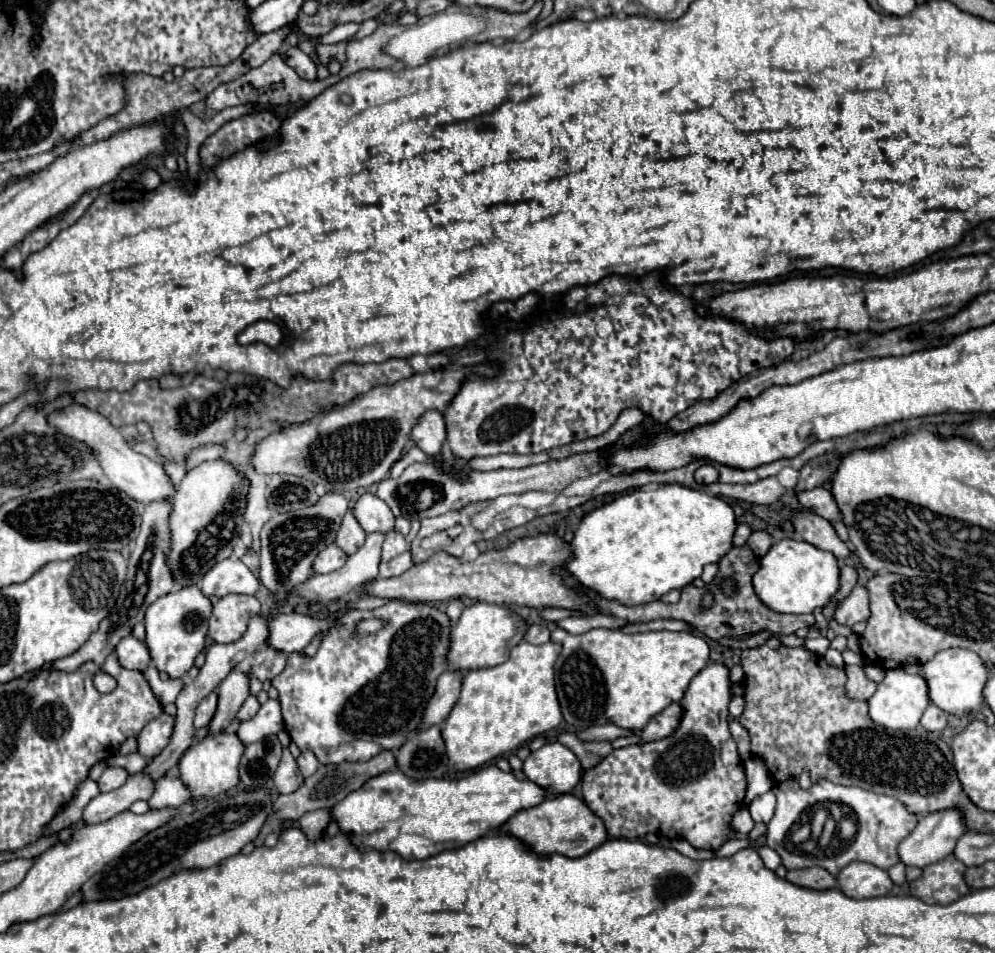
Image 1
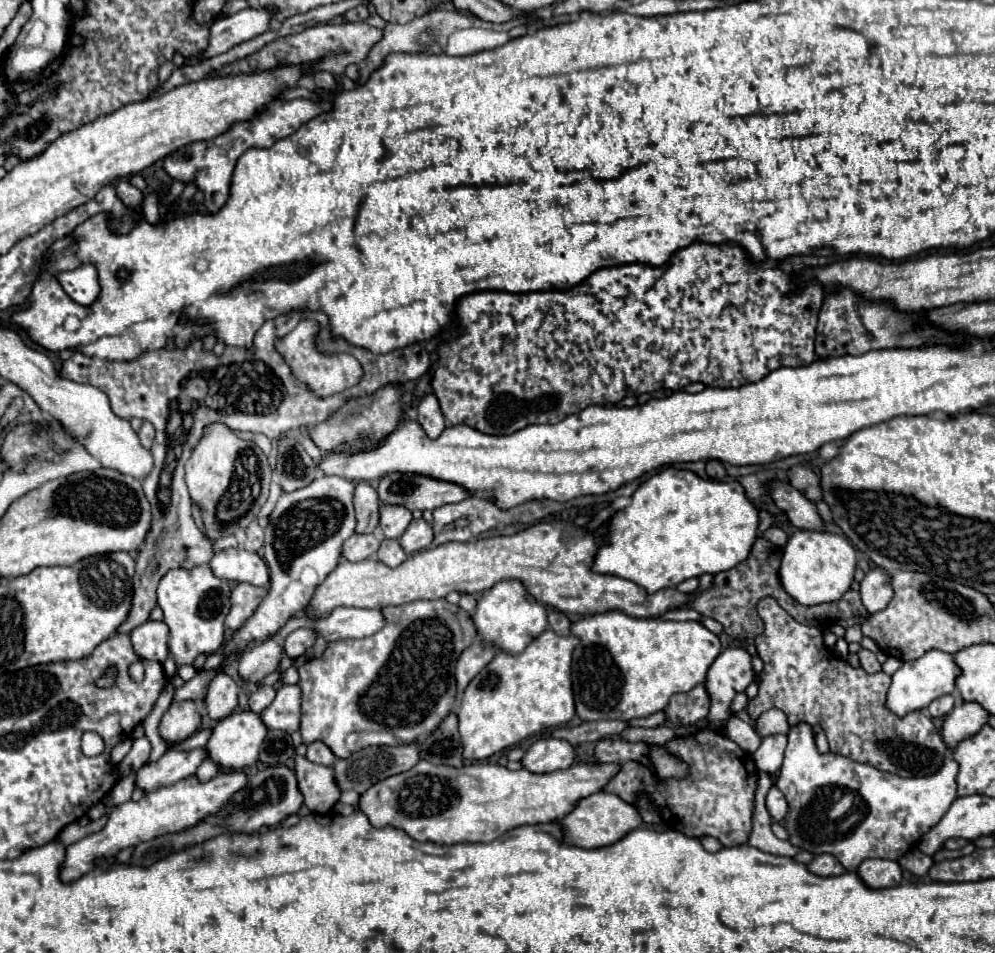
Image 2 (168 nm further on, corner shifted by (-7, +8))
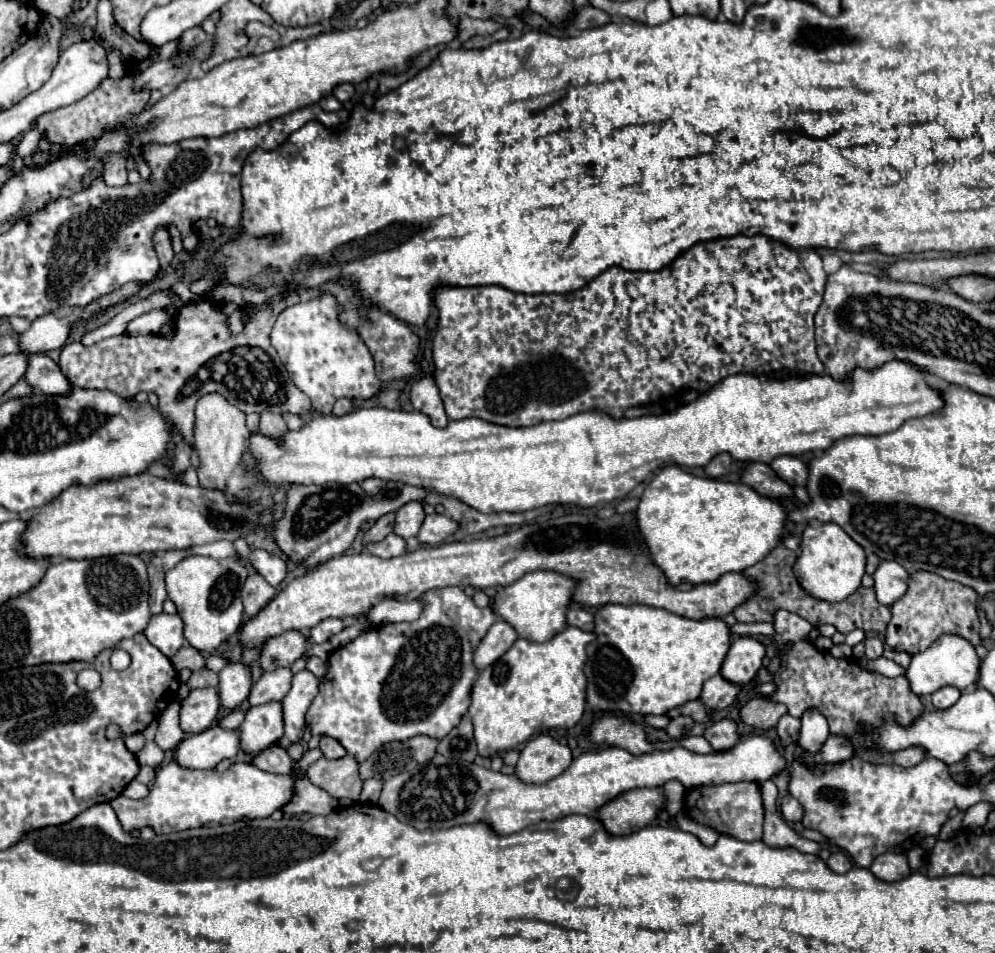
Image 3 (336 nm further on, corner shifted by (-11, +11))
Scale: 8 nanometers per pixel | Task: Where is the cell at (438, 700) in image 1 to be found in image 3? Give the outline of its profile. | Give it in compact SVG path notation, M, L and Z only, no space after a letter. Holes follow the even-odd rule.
M497 619L491 629L487 631L487 635L481 639L479 647L475 649L473 655L473 663L477 667L477 671L483 671L487 665L491 665L493 661L497 661L517 639L517 633L511 625L507 625L505 621Z

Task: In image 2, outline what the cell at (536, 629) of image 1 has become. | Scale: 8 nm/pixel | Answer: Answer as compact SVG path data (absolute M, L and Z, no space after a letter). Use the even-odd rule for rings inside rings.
M553 610L553 612L549 614L549 628L551 628L553 632L557 632L559 636L569 636L569 634L571 634L571 620L569 620L563 612Z

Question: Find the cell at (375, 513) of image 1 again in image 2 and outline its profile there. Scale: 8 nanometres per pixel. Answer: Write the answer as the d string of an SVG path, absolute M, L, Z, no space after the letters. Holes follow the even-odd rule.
M381 506L379 508L381 514L381 530L385 534L385 538L401 538L401 534L407 530L407 526L411 524L413 516L407 508L399 508L399 506Z

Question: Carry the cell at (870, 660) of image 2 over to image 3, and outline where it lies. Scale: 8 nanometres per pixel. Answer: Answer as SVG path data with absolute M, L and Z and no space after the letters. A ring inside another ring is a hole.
M867 637L865 639L865 657L867 659L879 659L883 655L883 641L879 637Z

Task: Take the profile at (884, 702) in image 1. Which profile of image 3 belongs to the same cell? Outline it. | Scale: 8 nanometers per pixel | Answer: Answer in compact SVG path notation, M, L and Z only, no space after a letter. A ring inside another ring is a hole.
M941 635L929 649L911 657L911 665L905 671L905 677L909 681L911 693L925 697L945 685L957 689L965 689L967 685L973 685L977 681L977 669L979 669L979 657L969 641L965 641L959 635Z

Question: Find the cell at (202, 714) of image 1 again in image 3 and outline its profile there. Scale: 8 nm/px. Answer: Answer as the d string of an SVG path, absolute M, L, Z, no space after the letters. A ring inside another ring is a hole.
M229 663L219 671L219 699L229 711L237 709L249 695L251 671L243 663Z

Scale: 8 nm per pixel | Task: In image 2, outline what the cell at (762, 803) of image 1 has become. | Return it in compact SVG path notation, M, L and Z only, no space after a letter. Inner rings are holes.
M773 786L771 792L767 794L767 810L769 810L769 814L773 816L773 820L781 822L781 820L787 816L787 808L789 808L789 806L787 806L785 796L779 792L777 786Z

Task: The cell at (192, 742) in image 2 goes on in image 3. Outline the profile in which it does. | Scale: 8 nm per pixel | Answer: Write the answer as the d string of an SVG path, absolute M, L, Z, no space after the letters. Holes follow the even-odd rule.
M235 709L235 711L231 711L229 715L225 715L225 717L219 721L219 727L221 727L221 729L231 729L231 731L235 731L235 729L241 725L243 717L245 717L245 711Z

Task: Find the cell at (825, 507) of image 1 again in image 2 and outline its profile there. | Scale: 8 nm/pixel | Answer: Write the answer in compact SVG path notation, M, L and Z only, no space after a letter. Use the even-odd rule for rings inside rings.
M791 466L789 468L789 484L793 488L797 488L809 500L821 500L819 476L813 470L809 470L805 466Z

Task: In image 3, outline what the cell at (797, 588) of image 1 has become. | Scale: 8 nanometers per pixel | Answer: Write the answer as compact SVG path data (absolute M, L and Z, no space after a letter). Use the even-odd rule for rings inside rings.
M811 523L801 535L801 553L795 561L795 577L803 581L803 589L811 597L823 601L845 601L865 575L865 553L837 523Z

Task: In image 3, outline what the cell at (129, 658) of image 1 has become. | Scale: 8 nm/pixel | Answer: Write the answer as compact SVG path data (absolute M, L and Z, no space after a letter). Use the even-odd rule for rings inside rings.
M167 613L153 615L143 635L151 645L155 645L167 657L173 657L185 643L183 621L179 615L167 615Z

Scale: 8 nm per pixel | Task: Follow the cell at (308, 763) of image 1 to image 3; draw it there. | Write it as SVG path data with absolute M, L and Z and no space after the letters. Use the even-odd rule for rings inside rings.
M321 737L319 749L321 749L321 753L323 753L325 759L339 759L339 757L347 755L347 751L341 747L341 743L335 741L335 739L331 739L331 737Z

